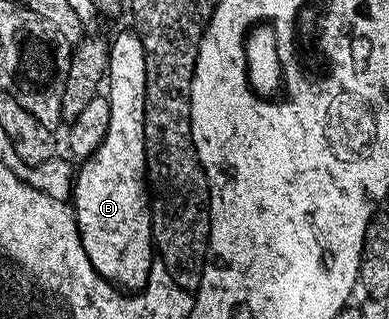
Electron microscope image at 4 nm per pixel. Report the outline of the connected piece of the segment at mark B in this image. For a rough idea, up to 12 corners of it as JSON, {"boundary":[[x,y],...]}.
{"boundary":[[112,37],[110,125],[71,206],[91,265],[137,293],[155,262],[145,54]]}

